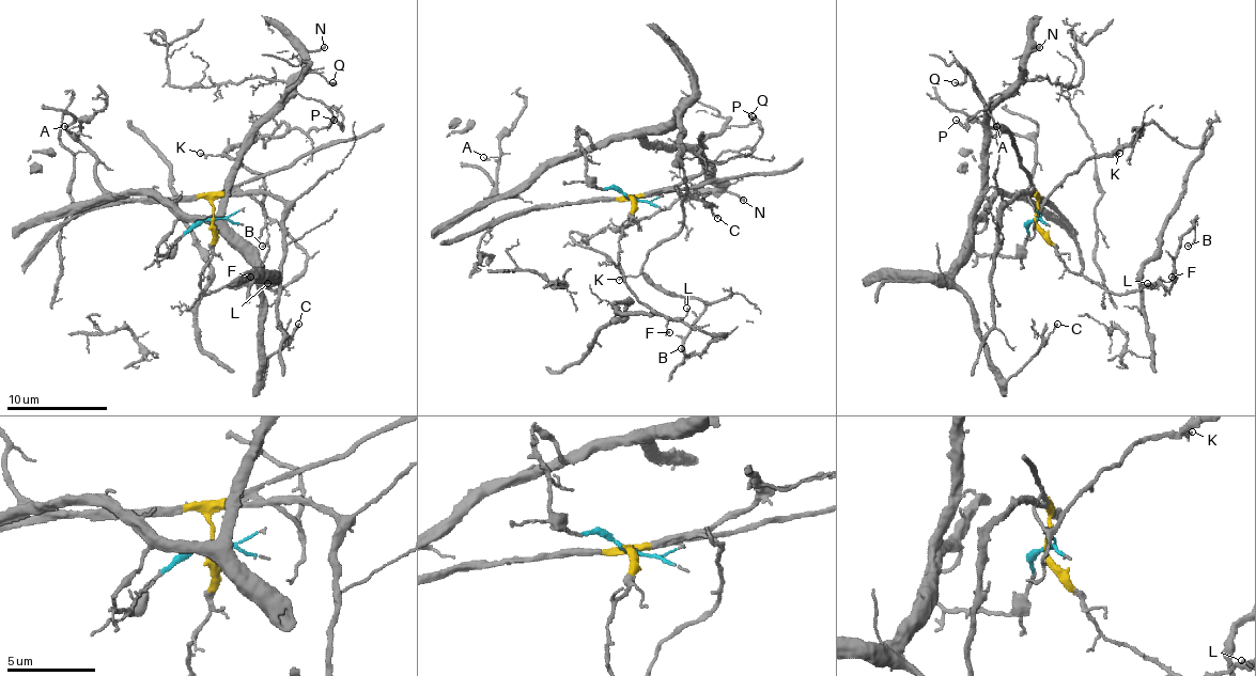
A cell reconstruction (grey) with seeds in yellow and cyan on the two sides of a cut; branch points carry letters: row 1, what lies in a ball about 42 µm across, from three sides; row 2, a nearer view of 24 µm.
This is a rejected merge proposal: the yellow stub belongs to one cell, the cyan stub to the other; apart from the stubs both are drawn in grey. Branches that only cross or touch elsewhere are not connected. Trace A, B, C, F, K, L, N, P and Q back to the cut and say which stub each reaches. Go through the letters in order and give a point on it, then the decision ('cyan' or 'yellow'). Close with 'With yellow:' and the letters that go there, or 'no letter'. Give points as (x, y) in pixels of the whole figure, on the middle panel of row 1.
A: (483, 157) | cyan
B: (681, 348) | yellow
C: (717, 218) | cyan
F: (669, 332) | yellow
K: (619, 280) | yellow
L: (686, 308) | yellow
N: (743, 200) | cyan
P: (753, 116) | cyan
Q: (751, 115) | cyan
With yellow: B, F, K, L

